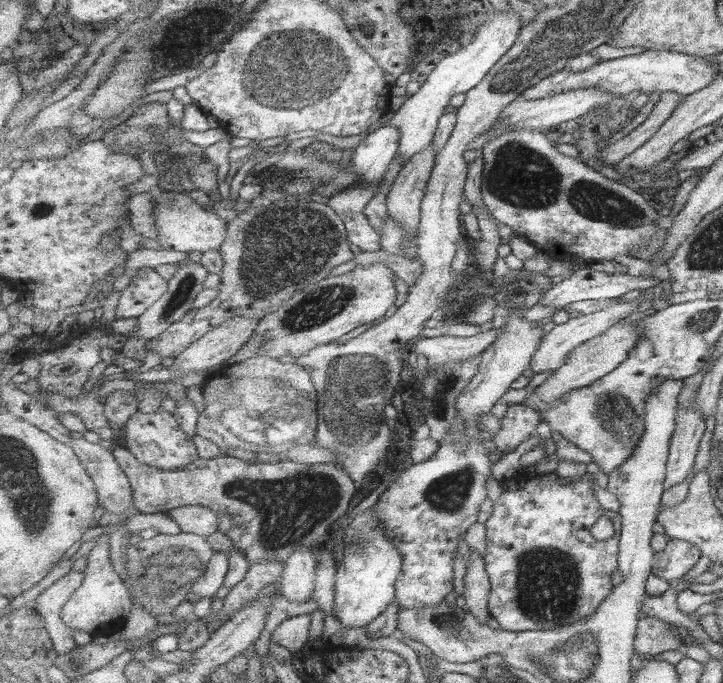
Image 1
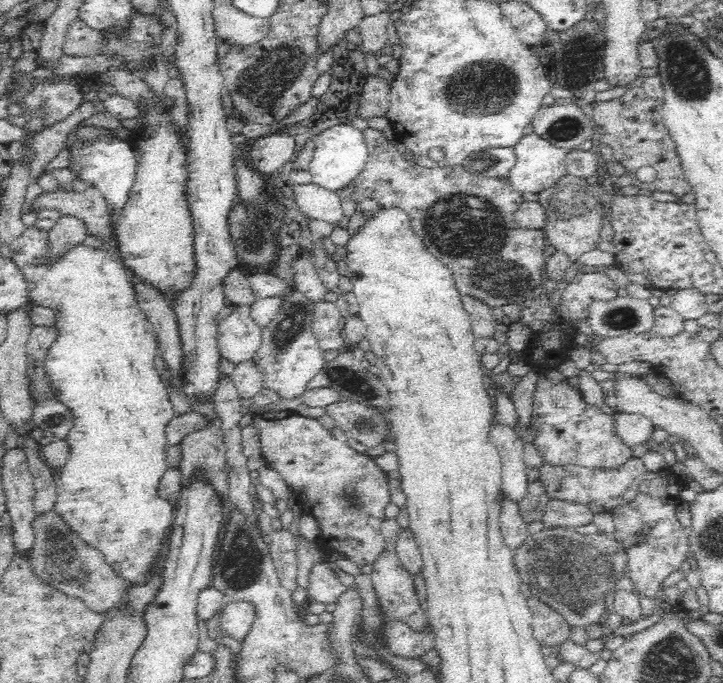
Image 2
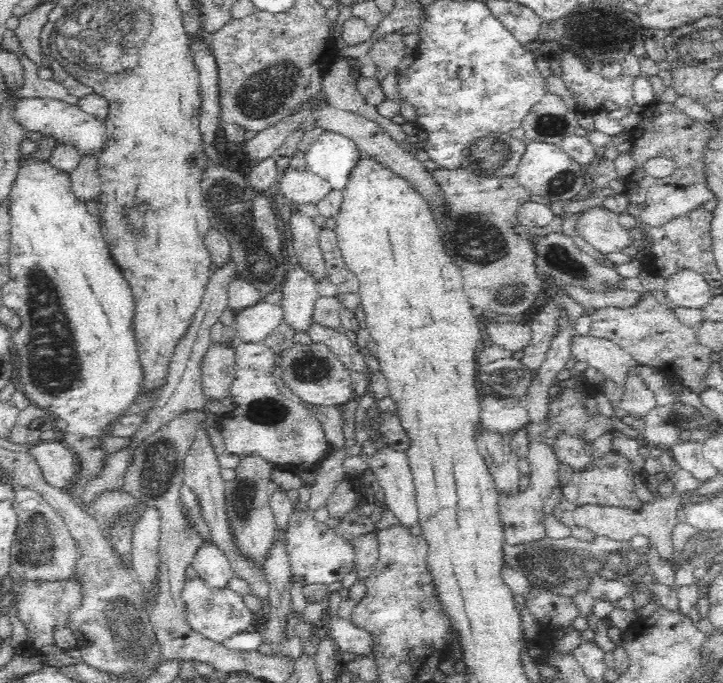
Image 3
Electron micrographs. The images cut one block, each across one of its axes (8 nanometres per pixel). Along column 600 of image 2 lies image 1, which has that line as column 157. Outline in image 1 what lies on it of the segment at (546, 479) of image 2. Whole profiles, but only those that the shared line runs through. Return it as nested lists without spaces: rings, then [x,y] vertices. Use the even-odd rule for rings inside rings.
[[[115,446],[112,453],[127,473],[134,490],[136,507],[147,514],[167,513],[181,506],[206,506],[217,512],[219,531],[226,535],[251,564],[281,560],[284,565],[292,554],[304,546],[318,550],[324,545],[333,550],[334,534],[341,525],[340,519],[349,513],[351,498],[355,496],[356,482],[335,463],[301,464],[284,459],[278,463],[253,463],[225,454],[215,458],[199,457],[190,465],[176,471],[161,470],[141,462],[130,450]]]

